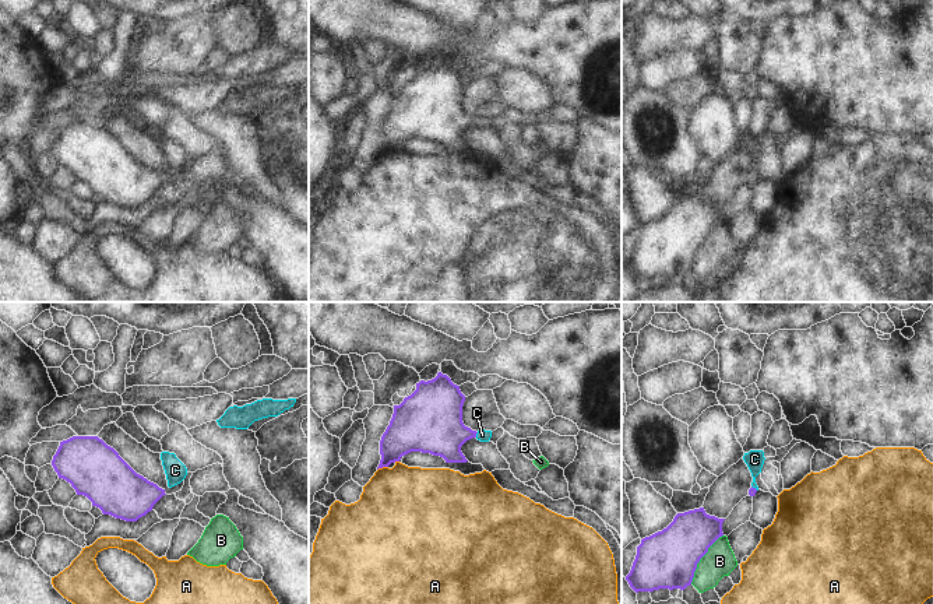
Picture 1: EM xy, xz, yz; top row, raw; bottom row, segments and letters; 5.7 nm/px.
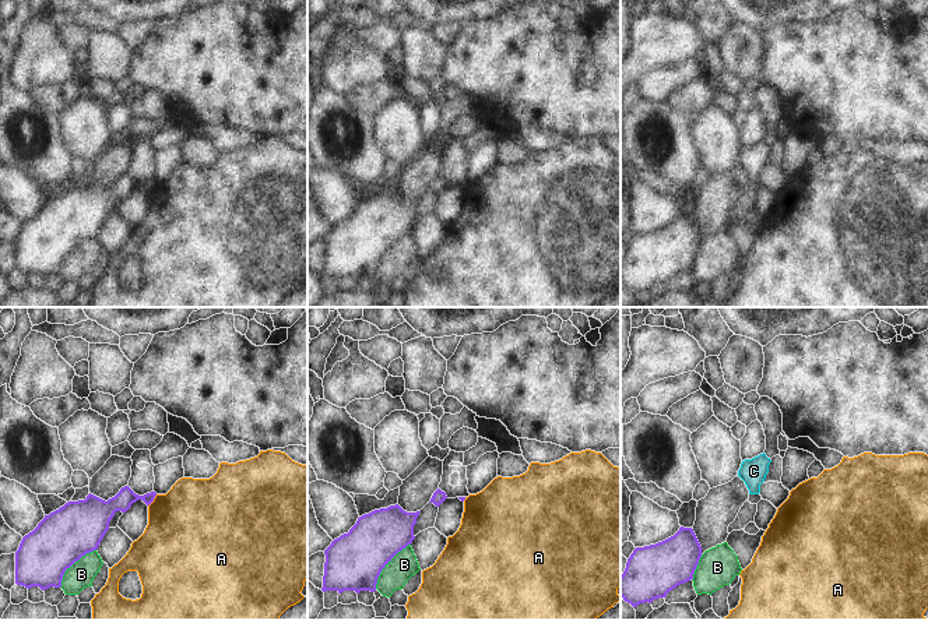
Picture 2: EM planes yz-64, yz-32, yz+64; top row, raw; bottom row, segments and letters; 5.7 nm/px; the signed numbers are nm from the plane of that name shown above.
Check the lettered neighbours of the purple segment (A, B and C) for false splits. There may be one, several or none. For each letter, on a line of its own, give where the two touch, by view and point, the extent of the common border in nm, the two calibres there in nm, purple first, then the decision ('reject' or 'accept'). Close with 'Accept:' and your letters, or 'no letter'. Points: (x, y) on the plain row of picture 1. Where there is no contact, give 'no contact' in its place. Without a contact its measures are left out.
A: meets purple in xz at (381, 154); contact 70 nm long; 220 nm thick on the purple side, 460 nm on the other; reject
B: meets purple in yz at (700, 245); contact 340 nm long; 340 nm thick on the purple side, 180 nm on the other; reject
C: meets purple in xz at (475, 122); contact 40 nm long; 340 nm thick on the purple side, 70 nm on the other; accept
Accept: C

